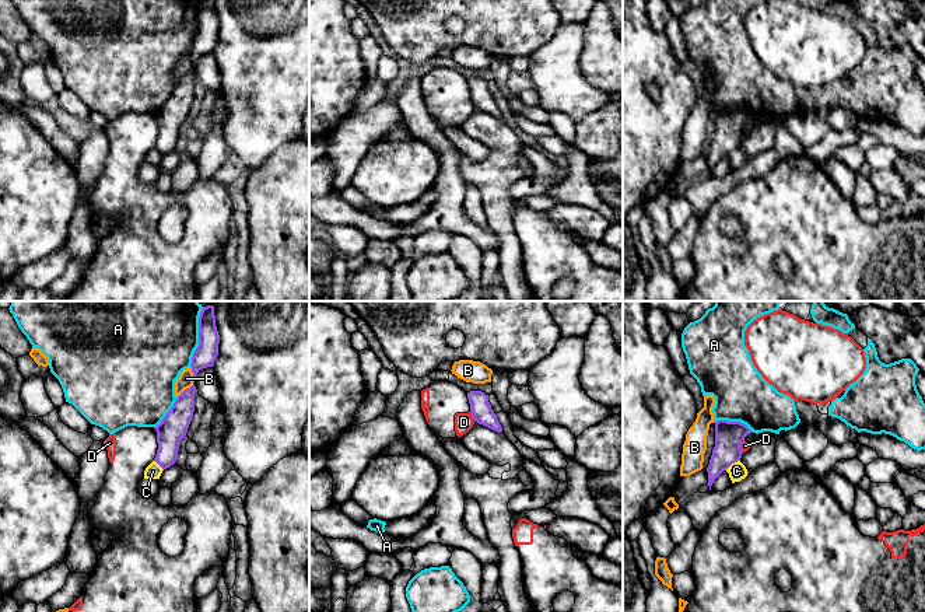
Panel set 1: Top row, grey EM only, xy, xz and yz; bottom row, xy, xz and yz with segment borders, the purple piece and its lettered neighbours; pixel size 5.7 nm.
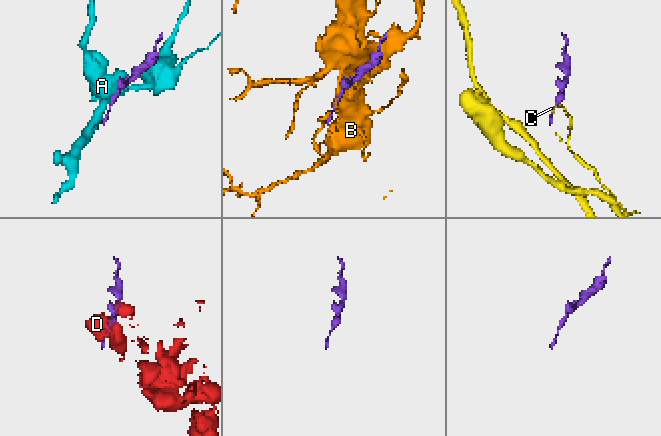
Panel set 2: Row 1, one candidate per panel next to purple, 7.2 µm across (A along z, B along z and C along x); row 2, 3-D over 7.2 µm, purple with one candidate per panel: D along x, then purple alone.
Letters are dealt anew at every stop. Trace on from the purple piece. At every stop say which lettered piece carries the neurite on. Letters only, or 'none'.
none

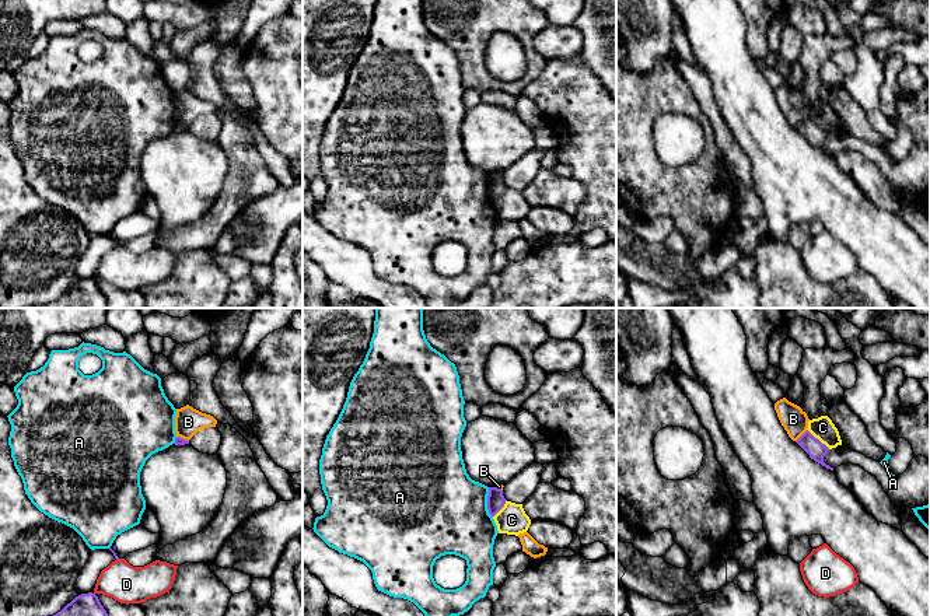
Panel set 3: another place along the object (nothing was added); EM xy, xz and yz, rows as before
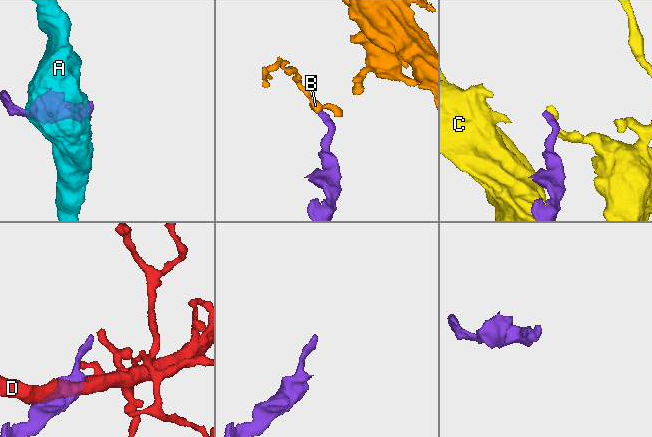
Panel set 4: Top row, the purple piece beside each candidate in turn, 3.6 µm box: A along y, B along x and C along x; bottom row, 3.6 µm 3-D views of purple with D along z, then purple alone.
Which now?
none

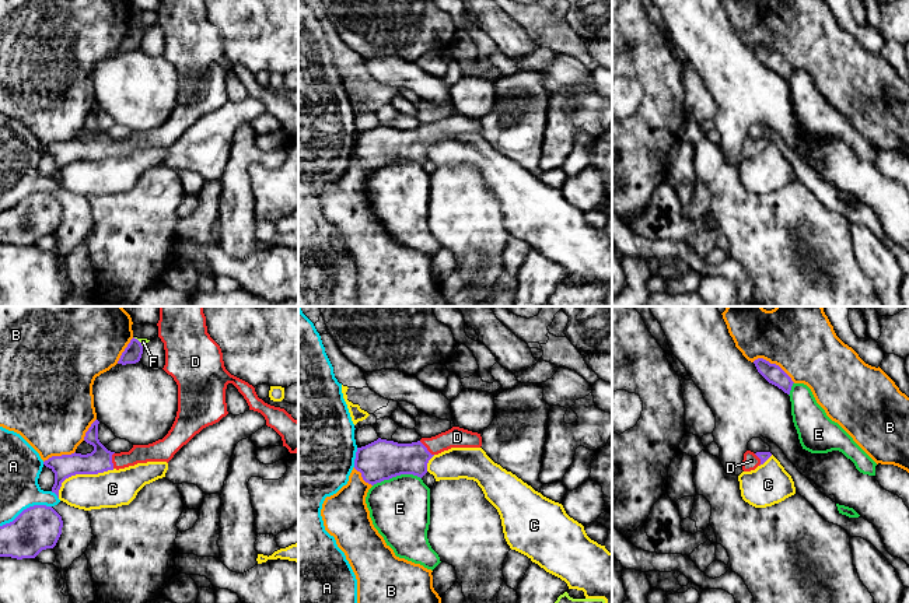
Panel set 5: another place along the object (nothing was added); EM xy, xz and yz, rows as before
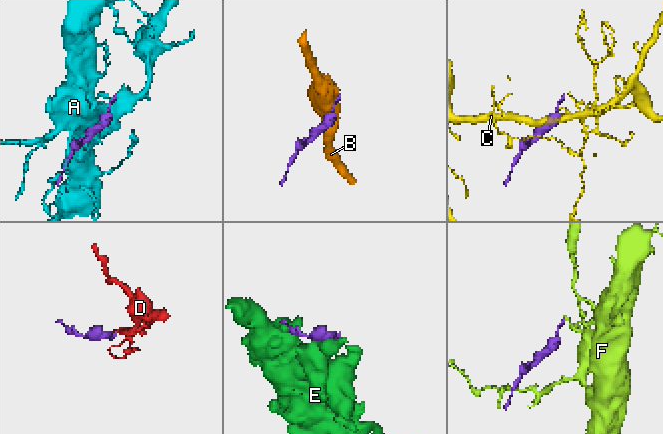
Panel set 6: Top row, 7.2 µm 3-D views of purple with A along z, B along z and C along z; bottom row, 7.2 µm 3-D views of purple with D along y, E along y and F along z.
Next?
D

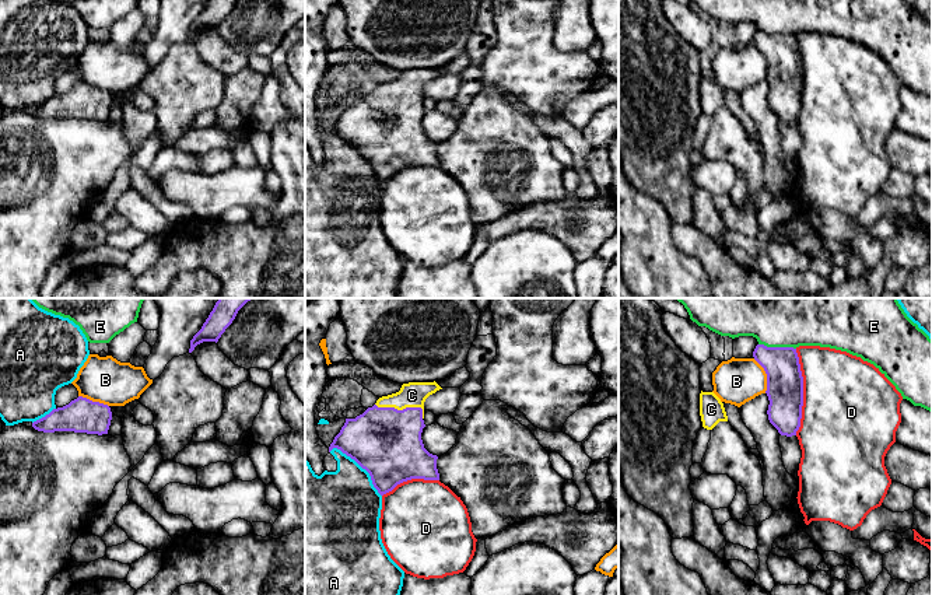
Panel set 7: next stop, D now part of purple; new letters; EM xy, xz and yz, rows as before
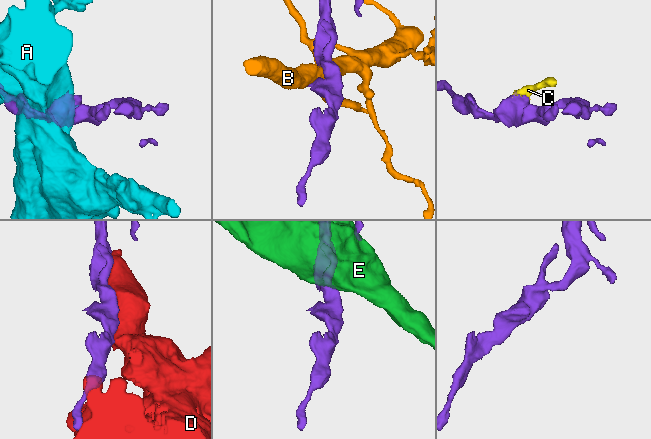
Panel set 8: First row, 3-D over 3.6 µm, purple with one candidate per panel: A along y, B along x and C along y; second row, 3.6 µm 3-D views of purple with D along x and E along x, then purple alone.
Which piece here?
C

